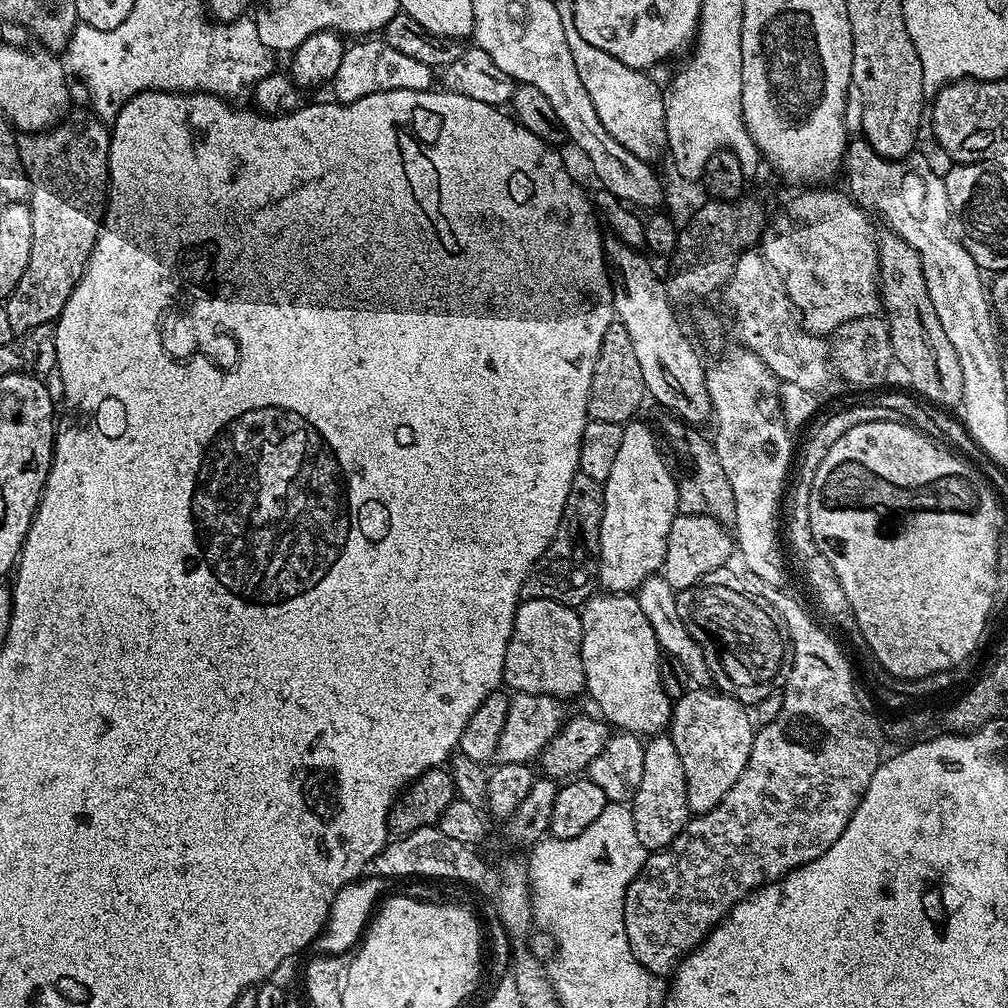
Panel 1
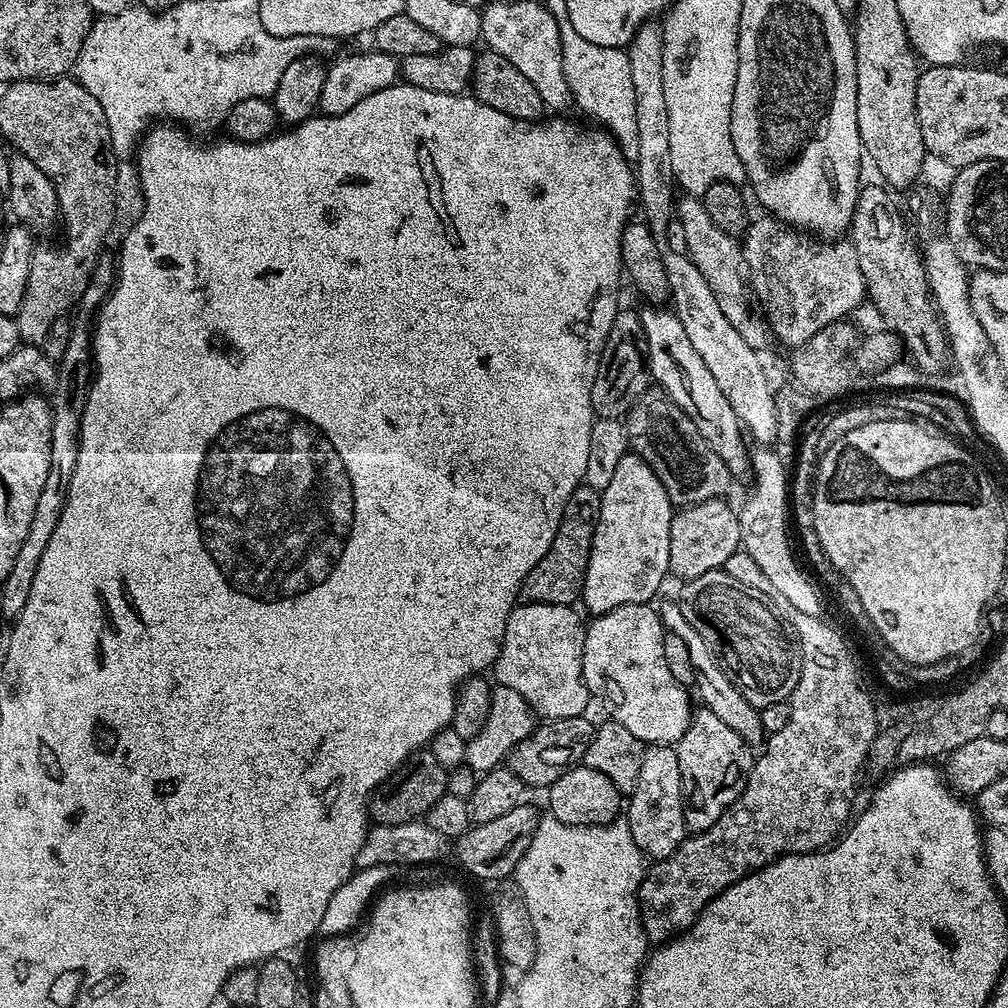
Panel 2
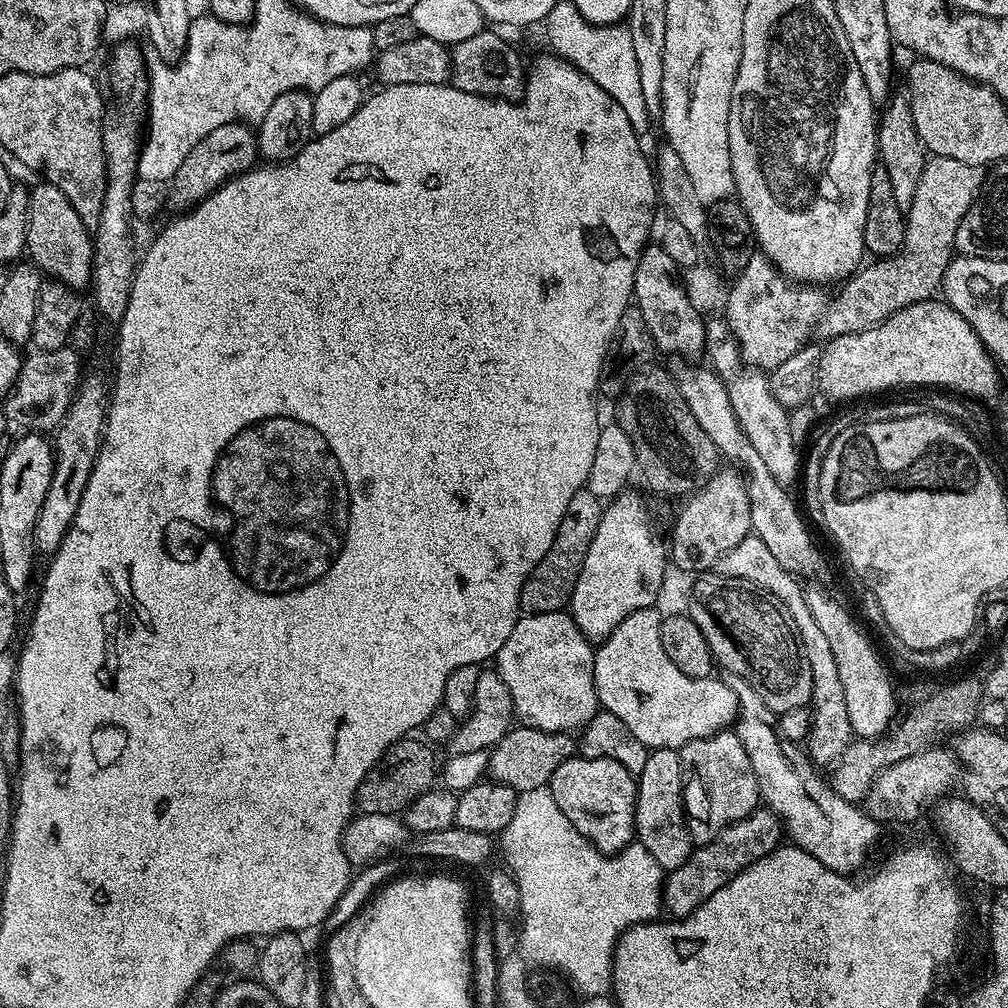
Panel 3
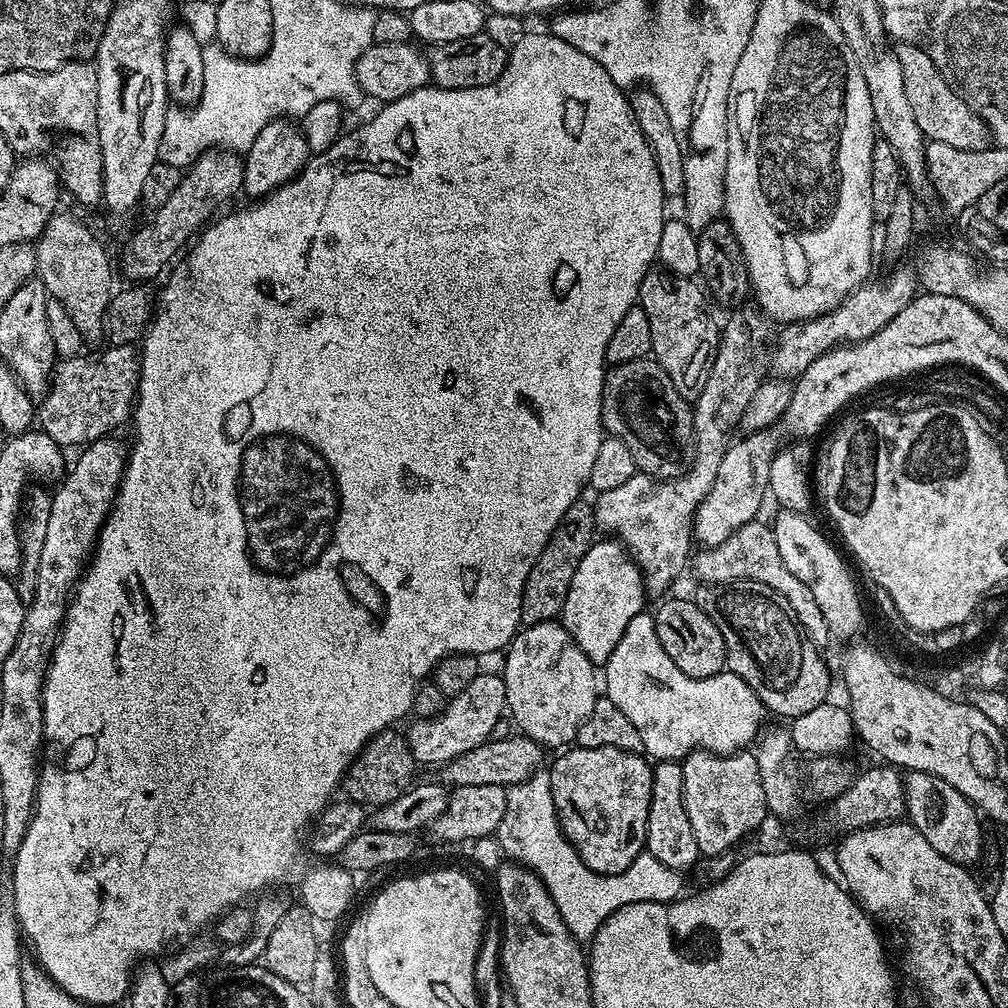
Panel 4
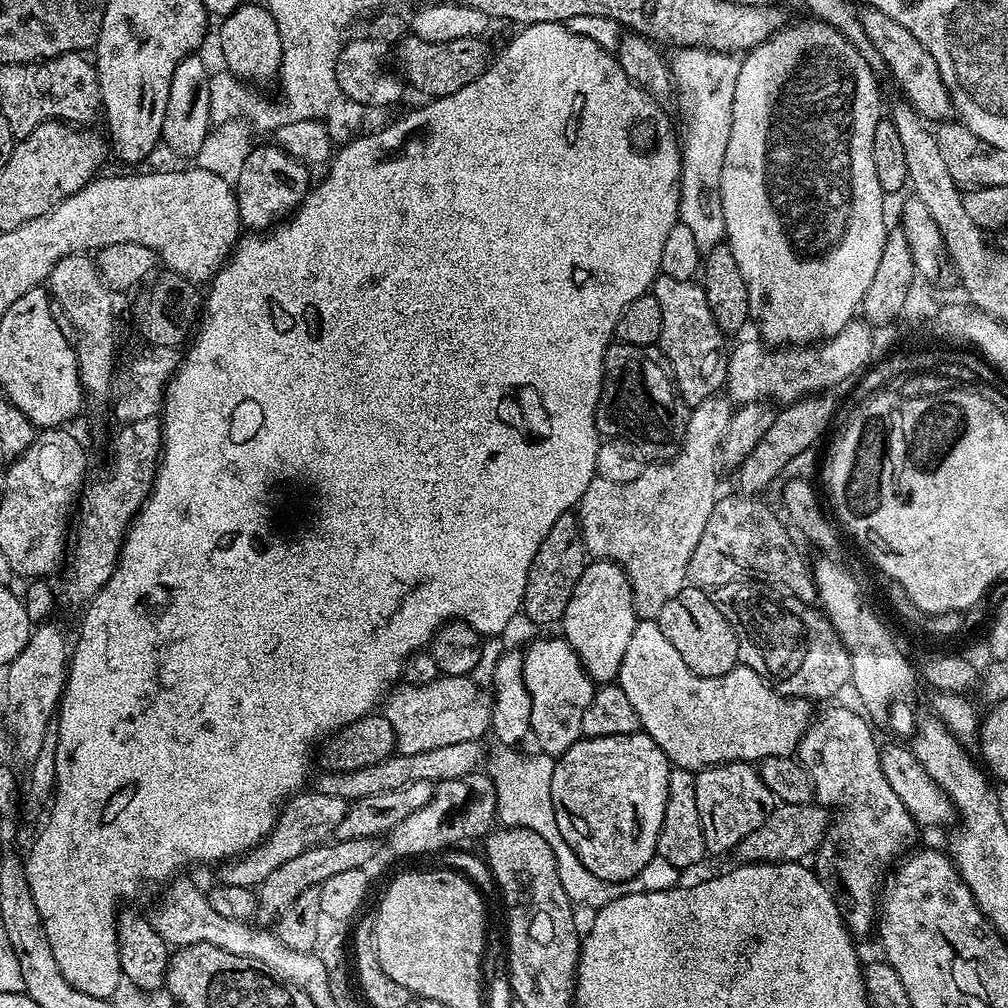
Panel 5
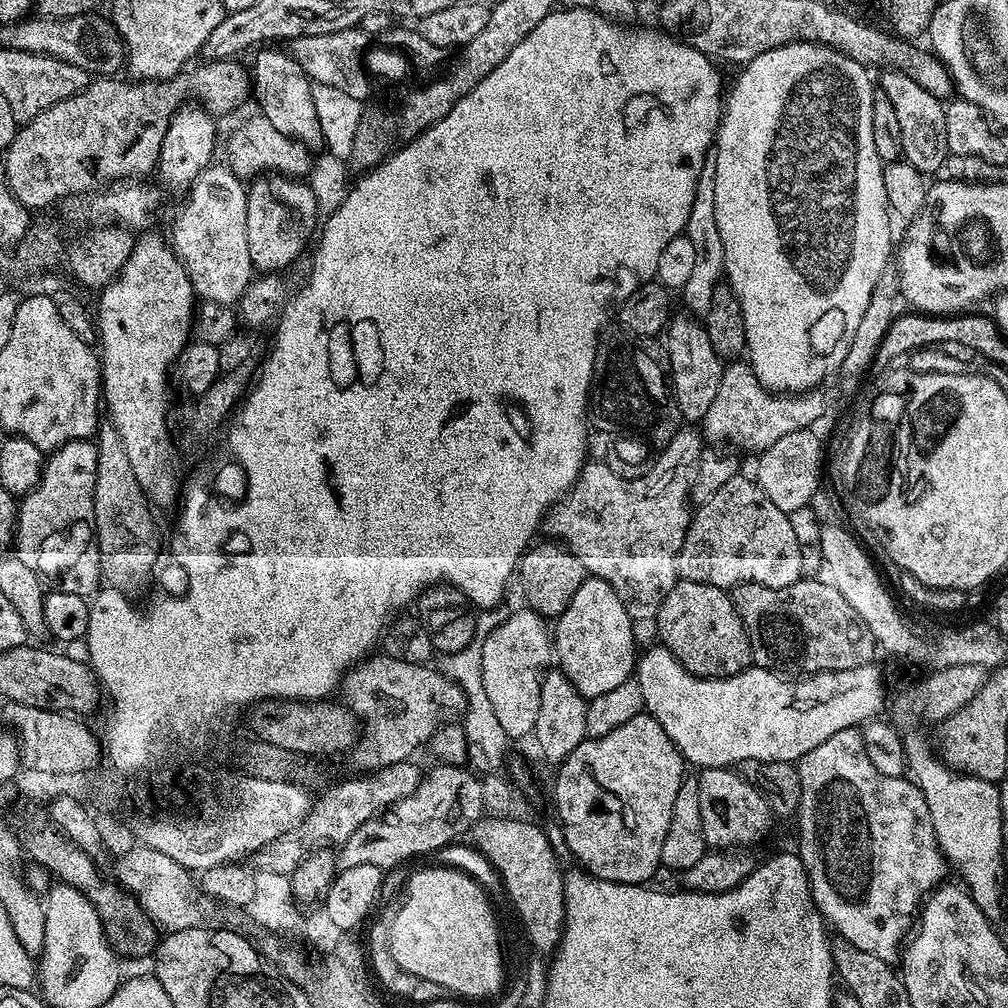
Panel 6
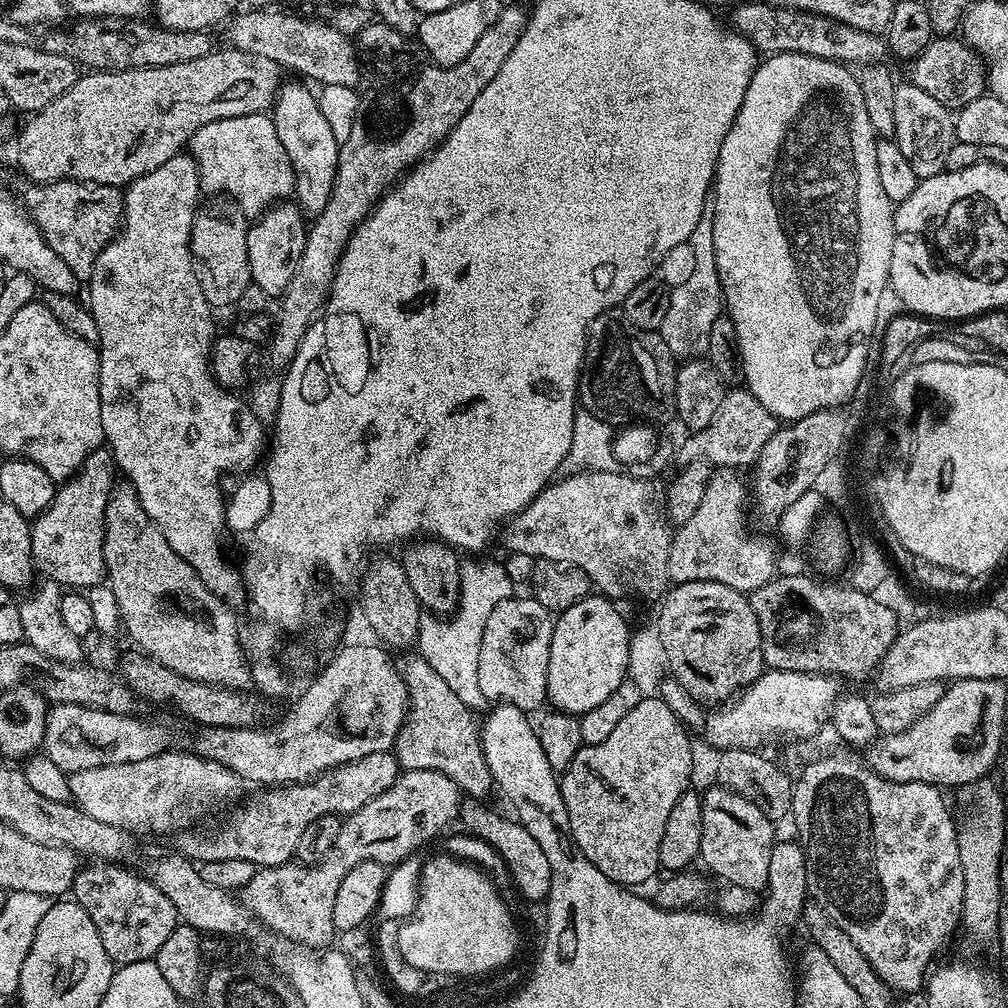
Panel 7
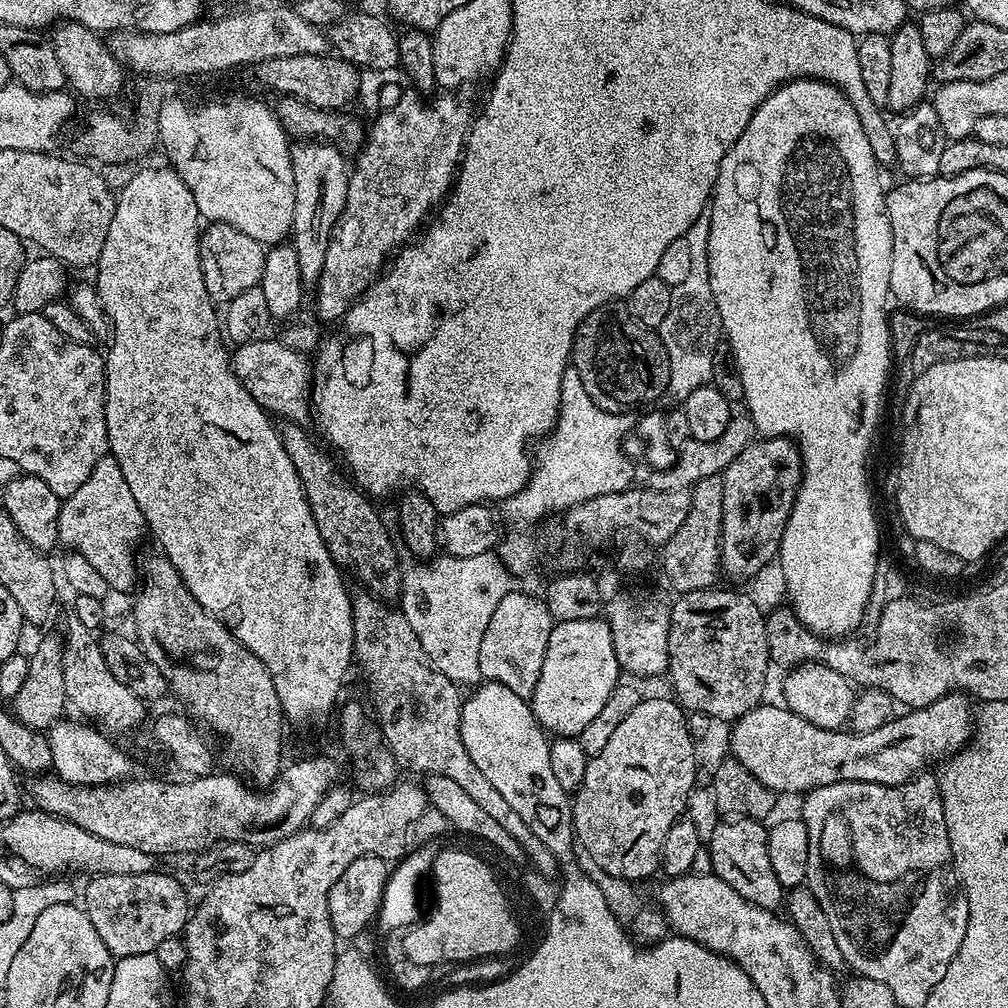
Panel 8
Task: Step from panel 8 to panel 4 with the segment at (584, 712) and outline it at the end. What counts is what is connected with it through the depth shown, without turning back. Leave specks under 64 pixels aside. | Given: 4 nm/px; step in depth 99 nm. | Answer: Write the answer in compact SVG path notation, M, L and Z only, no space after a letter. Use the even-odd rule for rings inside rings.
M615 538L600 539L582 554L582 562L578 562L578 570L574 570L574 579L570 581L570 594L566 594L562 613L562 623L570 638L578 642L582 654L597 666L603 666L610 654L614 654L614 646L618 646L622 634L626 634L630 618L646 608L644 576L628 549Z

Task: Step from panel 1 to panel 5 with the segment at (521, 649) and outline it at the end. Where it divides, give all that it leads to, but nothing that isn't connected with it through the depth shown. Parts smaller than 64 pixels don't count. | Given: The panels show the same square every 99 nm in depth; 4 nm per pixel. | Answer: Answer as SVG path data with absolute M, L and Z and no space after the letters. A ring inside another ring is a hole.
M544 636L522 652L525 688L530 696L530 736L536 739L543 755L553 758L581 740L582 714L586 714L594 691L594 681L588 677L578 654L574 654L567 640L556 636Z

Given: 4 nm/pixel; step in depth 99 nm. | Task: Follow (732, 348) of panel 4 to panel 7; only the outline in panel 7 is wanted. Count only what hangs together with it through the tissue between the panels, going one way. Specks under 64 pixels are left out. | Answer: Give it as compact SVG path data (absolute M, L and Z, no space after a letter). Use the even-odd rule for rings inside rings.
M613 470L575 472L565 475L565 480L557 479L543 488L532 499L530 506L523 508L517 516L503 525L502 540L504 536L507 551L530 555L535 561L549 560L578 566L578 570L585 572L595 587L596 584L600 587L597 589L603 595L617 601L659 601L670 587L668 559L674 535L664 510L665 489L659 488L652 480L635 480L632 476L635 475Z

